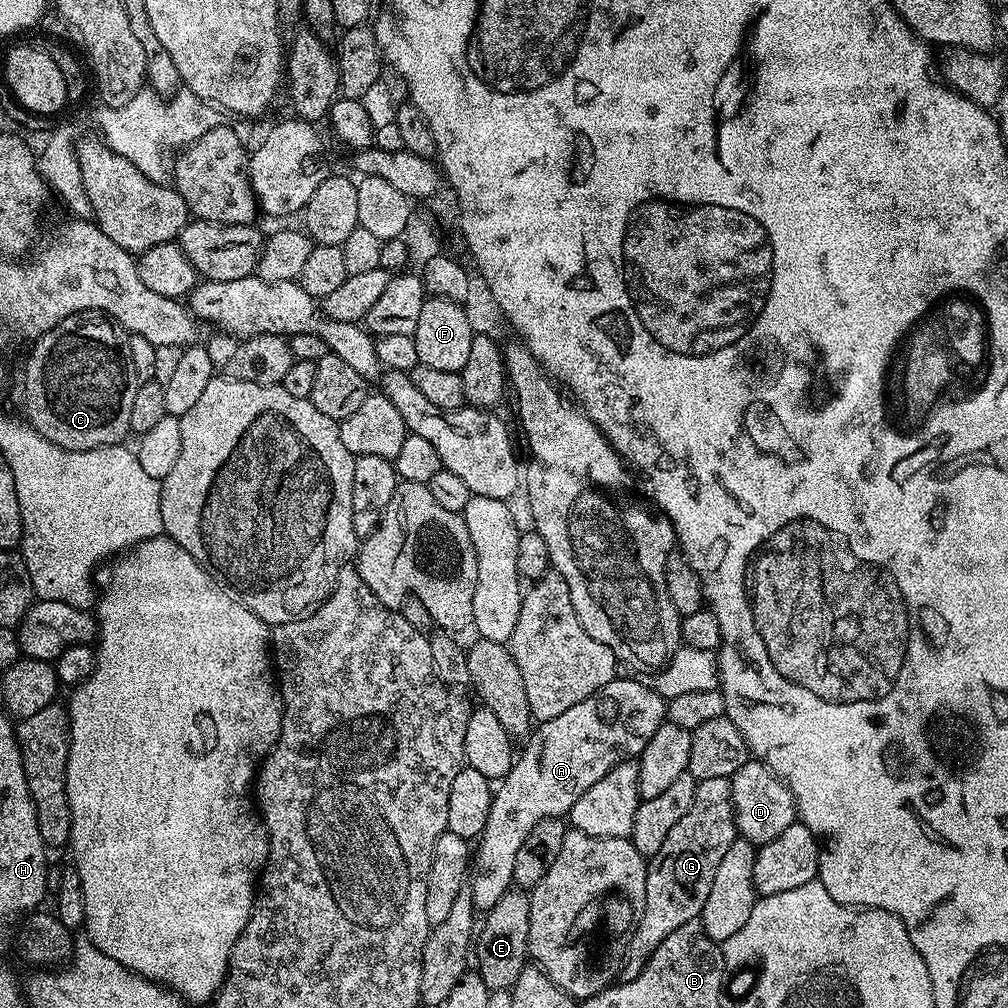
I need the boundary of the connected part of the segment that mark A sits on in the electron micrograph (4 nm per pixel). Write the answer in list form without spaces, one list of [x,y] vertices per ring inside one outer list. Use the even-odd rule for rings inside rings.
[[[617,678],[602,686],[602,690],[590,694],[590,698],[582,698],[578,706],[570,706],[570,710],[558,714],[558,718],[539,721],[523,741],[524,749],[521,752],[519,749],[512,768],[492,793],[490,818],[486,818],[486,826],[470,861],[472,907],[477,910],[492,908],[502,894],[510,891],[513,887],[514,854],[518,854],[522,842],[526,842],[526,834],[530,834],[540,820],[551,816],[567,817],[574,802],[578,802],[578,798],[582,798],[582,794],[586,794],[586,790],[590,790],[590,786],[601,780],[620,760],[639,758],[642,750],[646,750],[646,742],[654,738],[654,730],[658,730],[665,720],[666,702],[652,687],[636,680]]]

